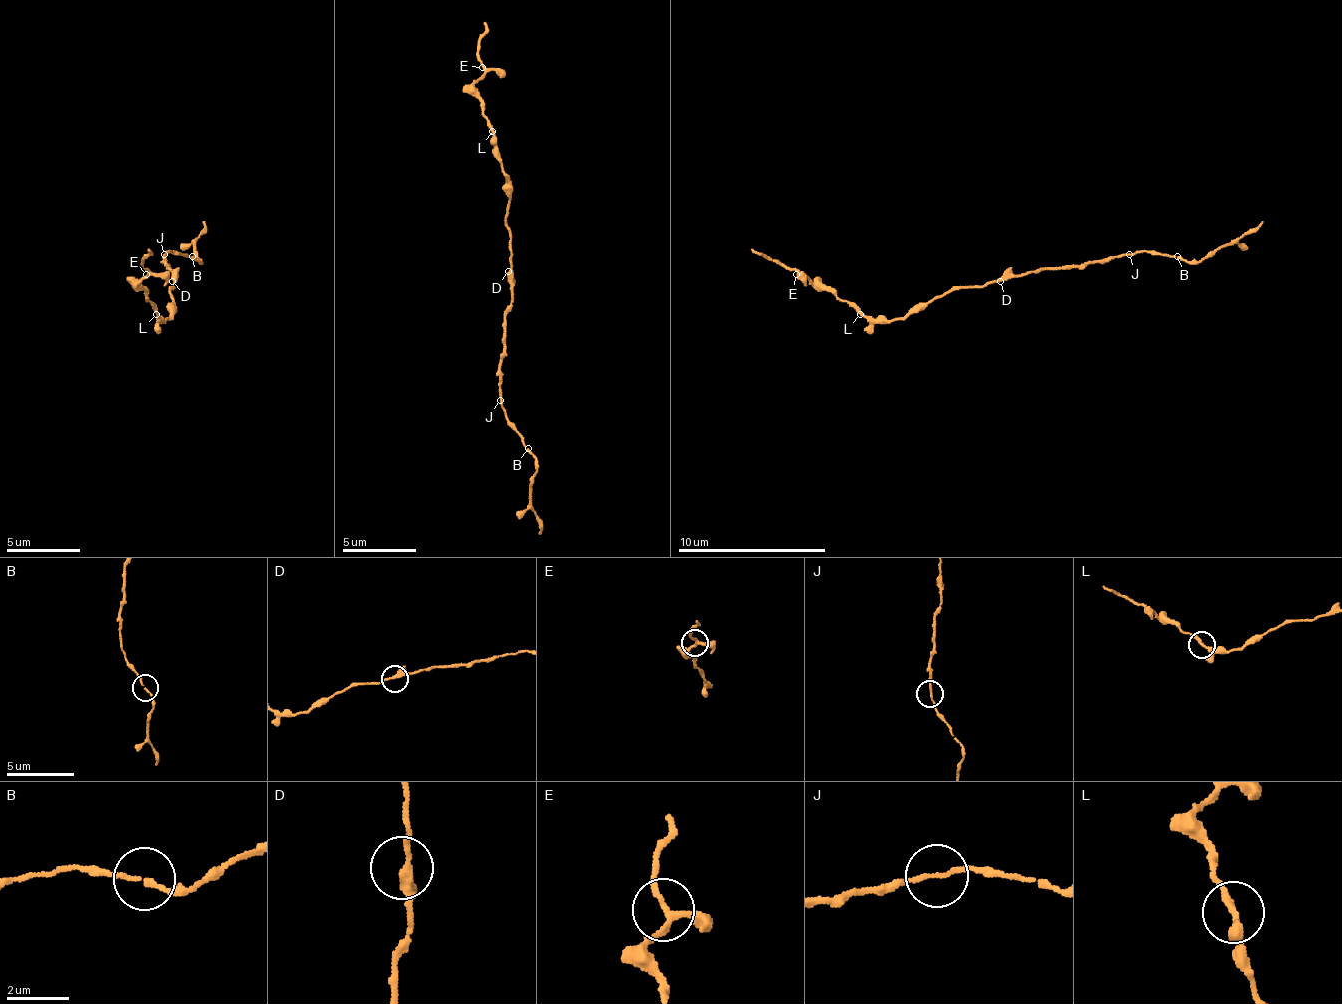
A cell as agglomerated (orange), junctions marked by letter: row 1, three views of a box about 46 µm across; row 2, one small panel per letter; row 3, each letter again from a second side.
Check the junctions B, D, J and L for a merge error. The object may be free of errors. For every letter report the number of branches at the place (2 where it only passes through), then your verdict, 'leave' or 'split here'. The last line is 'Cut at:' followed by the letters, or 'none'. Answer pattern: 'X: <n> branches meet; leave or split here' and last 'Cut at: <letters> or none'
B: 2 branches meet; leave
D: 2 branches meet; leave
J: 2 branches meet; leave
L: 3 branches meet; leave
Cut at: none

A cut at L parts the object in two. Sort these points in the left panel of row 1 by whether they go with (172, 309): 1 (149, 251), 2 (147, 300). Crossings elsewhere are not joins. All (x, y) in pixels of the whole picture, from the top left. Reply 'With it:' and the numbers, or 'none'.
With it: none

